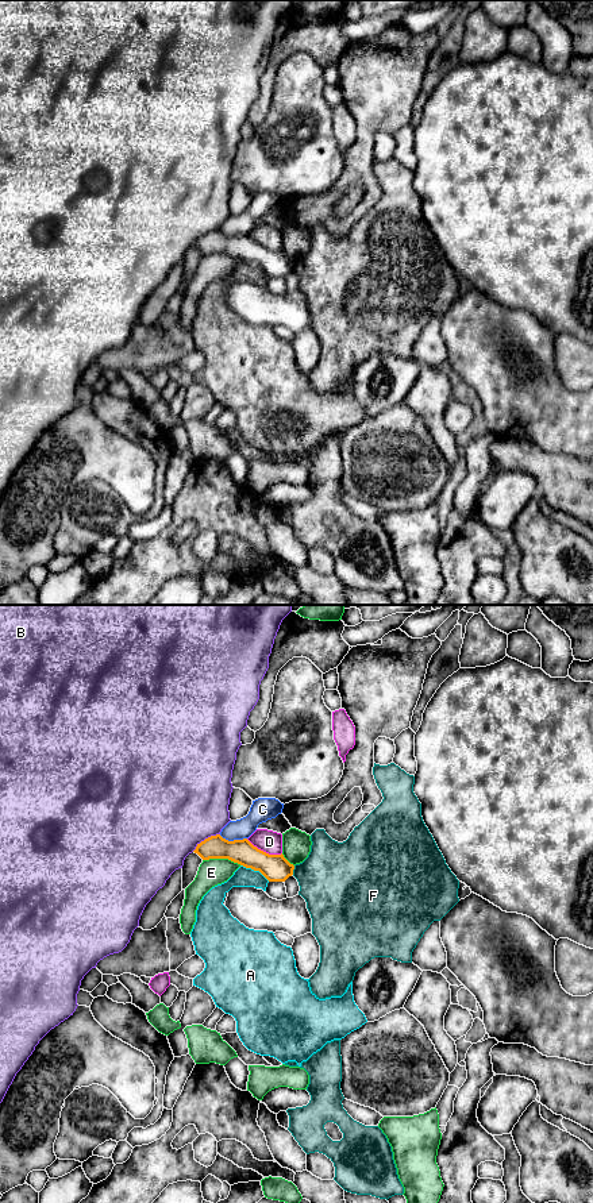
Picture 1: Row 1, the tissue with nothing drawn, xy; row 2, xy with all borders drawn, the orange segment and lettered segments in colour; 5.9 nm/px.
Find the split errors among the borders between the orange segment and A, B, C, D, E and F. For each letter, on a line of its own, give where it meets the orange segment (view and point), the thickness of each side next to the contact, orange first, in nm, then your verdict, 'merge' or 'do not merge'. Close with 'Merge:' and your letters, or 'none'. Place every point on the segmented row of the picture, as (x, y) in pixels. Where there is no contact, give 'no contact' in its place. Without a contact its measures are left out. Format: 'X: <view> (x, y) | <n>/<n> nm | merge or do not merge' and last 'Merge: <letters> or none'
A: xy (255, 870) | 160/120 nm | do not merge
B: xy (205, 839) | 150/500 nm | do not merge
C: xy (234, 840) | 150/140 nm | do not merge
D: xy (262, 851) | 160/140 nm | do not merge
E: xy (222, 858) | 150/160 nm | do not merge
F: xy (293, 868) | 160/420 nm | do not merge
Merge: none

